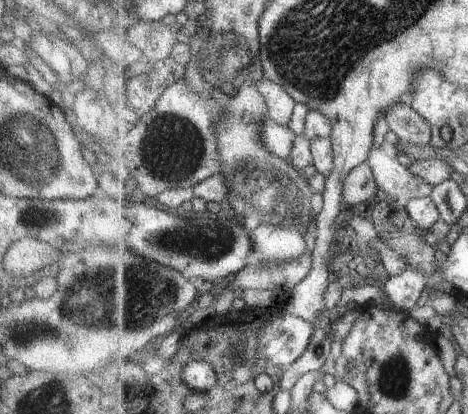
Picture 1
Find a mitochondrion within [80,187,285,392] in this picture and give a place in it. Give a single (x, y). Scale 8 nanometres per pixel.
(173, 243)

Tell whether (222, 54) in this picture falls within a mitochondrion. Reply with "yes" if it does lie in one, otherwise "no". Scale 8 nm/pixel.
yes

